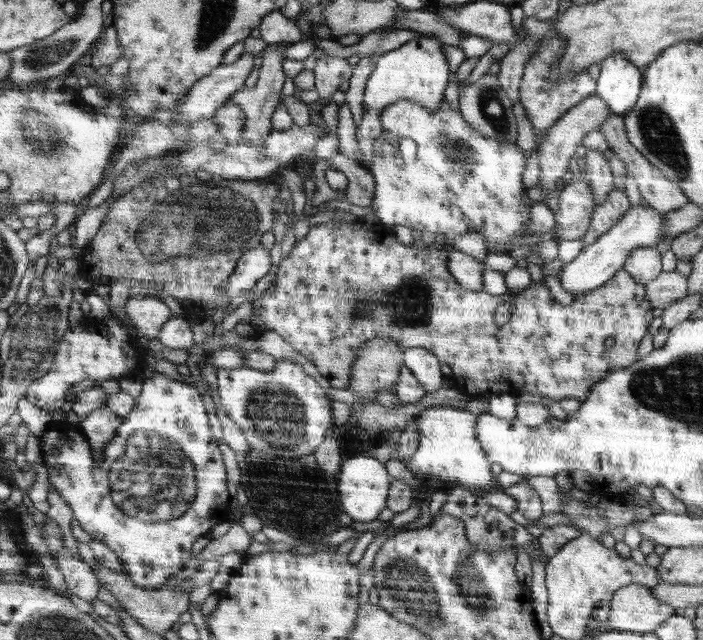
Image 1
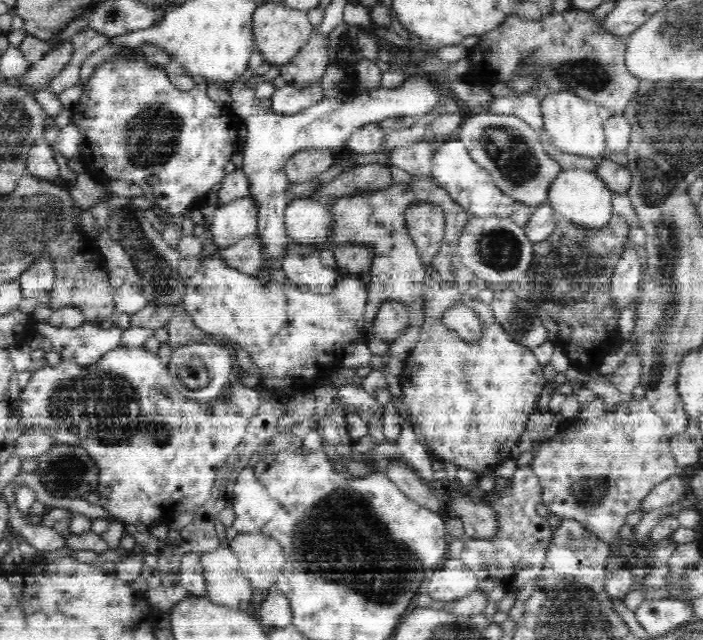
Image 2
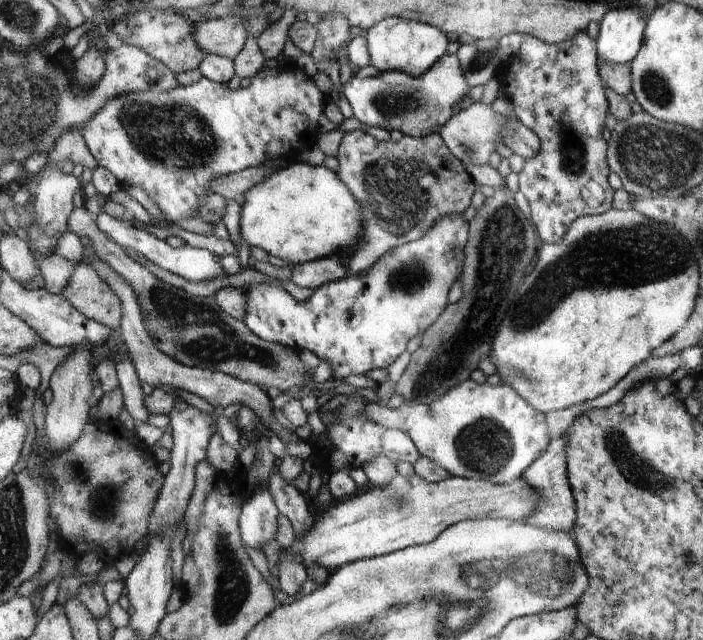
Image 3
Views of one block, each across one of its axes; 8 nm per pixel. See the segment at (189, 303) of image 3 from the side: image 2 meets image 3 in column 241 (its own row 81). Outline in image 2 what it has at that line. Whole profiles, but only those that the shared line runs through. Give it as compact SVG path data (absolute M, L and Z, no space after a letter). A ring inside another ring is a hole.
M340 23L336 25L327 36L329 50L329 65L321 78L321 87L326 99L340 99L348 101L360 94L366 94L381 87L381 74L385 67L378 61L367 59L363 56L351 37L362 30L356 25Z

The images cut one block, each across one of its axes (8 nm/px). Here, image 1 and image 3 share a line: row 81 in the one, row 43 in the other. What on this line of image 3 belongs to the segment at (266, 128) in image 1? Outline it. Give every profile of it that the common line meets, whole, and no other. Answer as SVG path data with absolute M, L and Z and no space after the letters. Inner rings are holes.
M294 9L286 10L280 19L274 23L269 23L268 28L255 37L260 51L266 59L279 59L282 56L288 32L294 24L297 13Z

